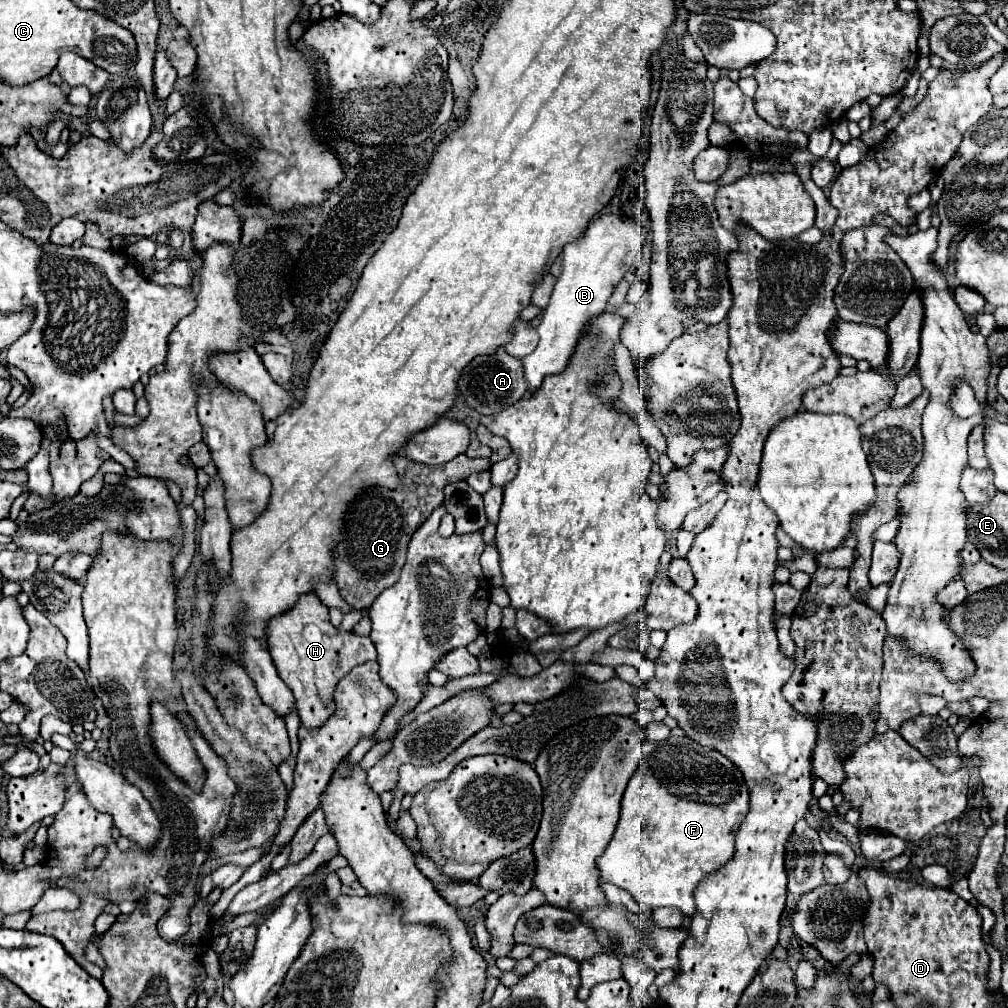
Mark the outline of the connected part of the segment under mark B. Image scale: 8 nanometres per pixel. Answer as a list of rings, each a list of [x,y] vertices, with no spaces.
[[[605,214],[597,220],[591,220],[585,234],[563,248],[563,270],[557,276],[553,294],[547,308],[543,308],[541,322],[537,326],[539,344],[531,354],[521,358],[527,380],[527,396],[541,388],[545,376],[559,374],[569,366],[587,322],[605,312],[615,286],[639,258],[645,238],[647,230],[643,230],[635,220]]]

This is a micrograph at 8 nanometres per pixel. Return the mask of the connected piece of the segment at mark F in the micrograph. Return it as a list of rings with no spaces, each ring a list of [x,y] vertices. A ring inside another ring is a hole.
[[[669,736],[665,740],[659,740],[659,742],[643,742],[641,744],[641,764],[637,768],[637,772],[633,774],[633,778],[629,780],[627,784],[627,790],[623,794],[623,800],[621,800],[621,816],[619,816],[619,824],[617,824],[617,830],[613,834],[613,838],[609,840],[605,852],[597,858],[597,868],[601,870],[601,878],[605,882],[611,882],[611,884],[617,884],[621,886],[623,890],[627,890],[637,902],[641,908],[657,908],[657,906],[673,906],[677,908],[683,916],[693,916],[695,914],[695,898],[693,898],[693,892],[697,888],[697,884],[707,876],[707,874],[713,874],[717,872],[723,864],[727,864],[731,858],[733,858],[733,852],[735,852],[735,834],[743,822],[743,818],[747,816],[749,812],[749,786],[745,784],[745,778],[743,778],[743,772],[727,758],[723,756],[721,752],[717,752],[715,748],[709,748],[709,746],[701,746],[697,744],[695,740],[683,736],[683,738],[675,738],[675,736]]]

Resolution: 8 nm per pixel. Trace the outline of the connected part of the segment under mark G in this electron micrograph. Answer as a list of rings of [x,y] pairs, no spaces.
[[[467,454],[455,456],[453,460],[445,462],[445,464],[437,464],[437,466],[429,466],[429,464],[419,464],[419,462],[411,462],[405,456],[393,456],[391,458],[397,474],[399,474],[399,488],[389,490],[383,486],[373,486],[363,490],[353,502],[351,508],[345,512],[343,516],[343,534],[345,540],[337,542],[337,546],[333,548],[331,556],[335,562],[335,572],[333,572],[333,582],[339,588],[339,594],[343,596],[343,600],[353,606],[353,608],[367,608],[373,604],[373,600],[383,592],[383,588],[389,588],[395,584],[395,580],[399,578],[399,570],[405,564],[405,552],[407,552],[407,544],[413,536],[413,532],[423,524],[423,520],[433,512],[433,508],[437,508],[443,502],[443,488],[449,482],[455,480],[465,480],[469,474],[473,472],[483,472],[491,468],[489,458],[469,458]]]

